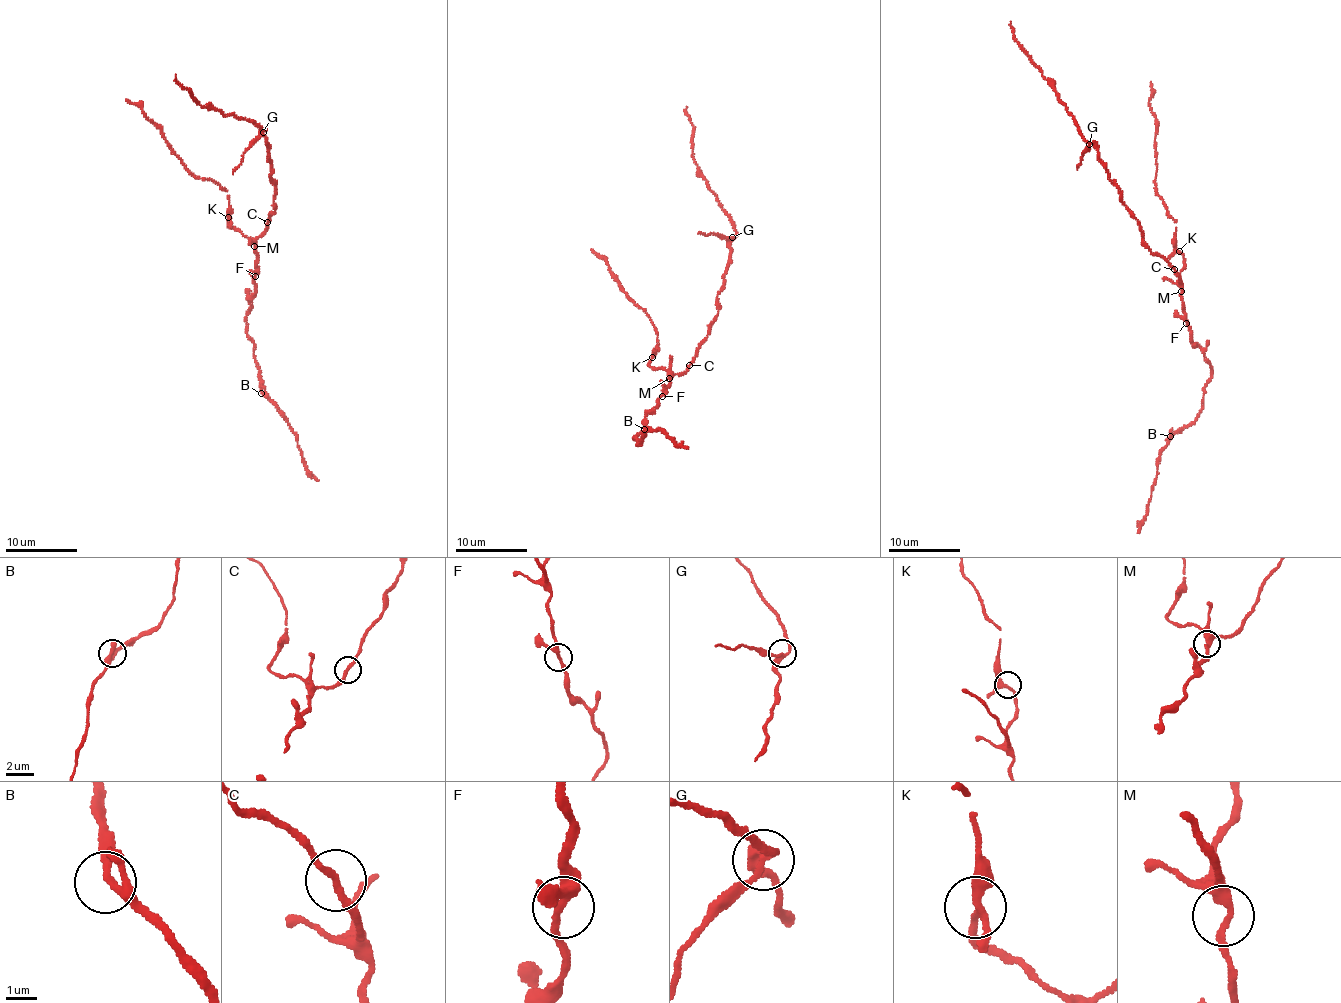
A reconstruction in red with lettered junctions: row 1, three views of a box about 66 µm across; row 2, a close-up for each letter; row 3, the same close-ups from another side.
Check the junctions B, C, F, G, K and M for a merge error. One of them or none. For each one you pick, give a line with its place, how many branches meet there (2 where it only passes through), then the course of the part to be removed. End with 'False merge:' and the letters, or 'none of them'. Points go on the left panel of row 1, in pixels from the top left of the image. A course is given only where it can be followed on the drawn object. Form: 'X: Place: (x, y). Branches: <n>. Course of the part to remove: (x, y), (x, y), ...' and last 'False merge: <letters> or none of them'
G: Place: (263, 132). Branches: 3. Course of the part to remove: (263, 131), (243, 154), (241, 164), (233, 174)
False merge: G

